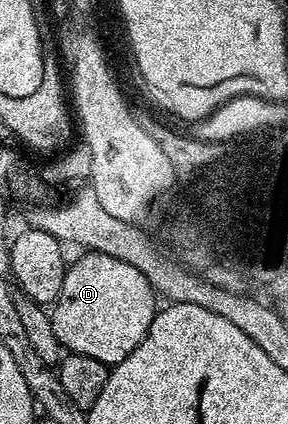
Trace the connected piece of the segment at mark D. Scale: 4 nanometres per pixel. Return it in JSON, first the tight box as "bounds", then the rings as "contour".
{"bounds":[50,250,157,366],"contour":[[[94,250],[84,251],[82,255],[76,264],[75,261],[68,263],[65,282],[61,282],[61,294],[50,309],[53,330],[68,353],[85,354],[89,358],[97,358],[97,362],[114,366],[121,363],[145,338],[157,311],[157,293],[145,274],[129,266],[129,262],[121,262]]]}

